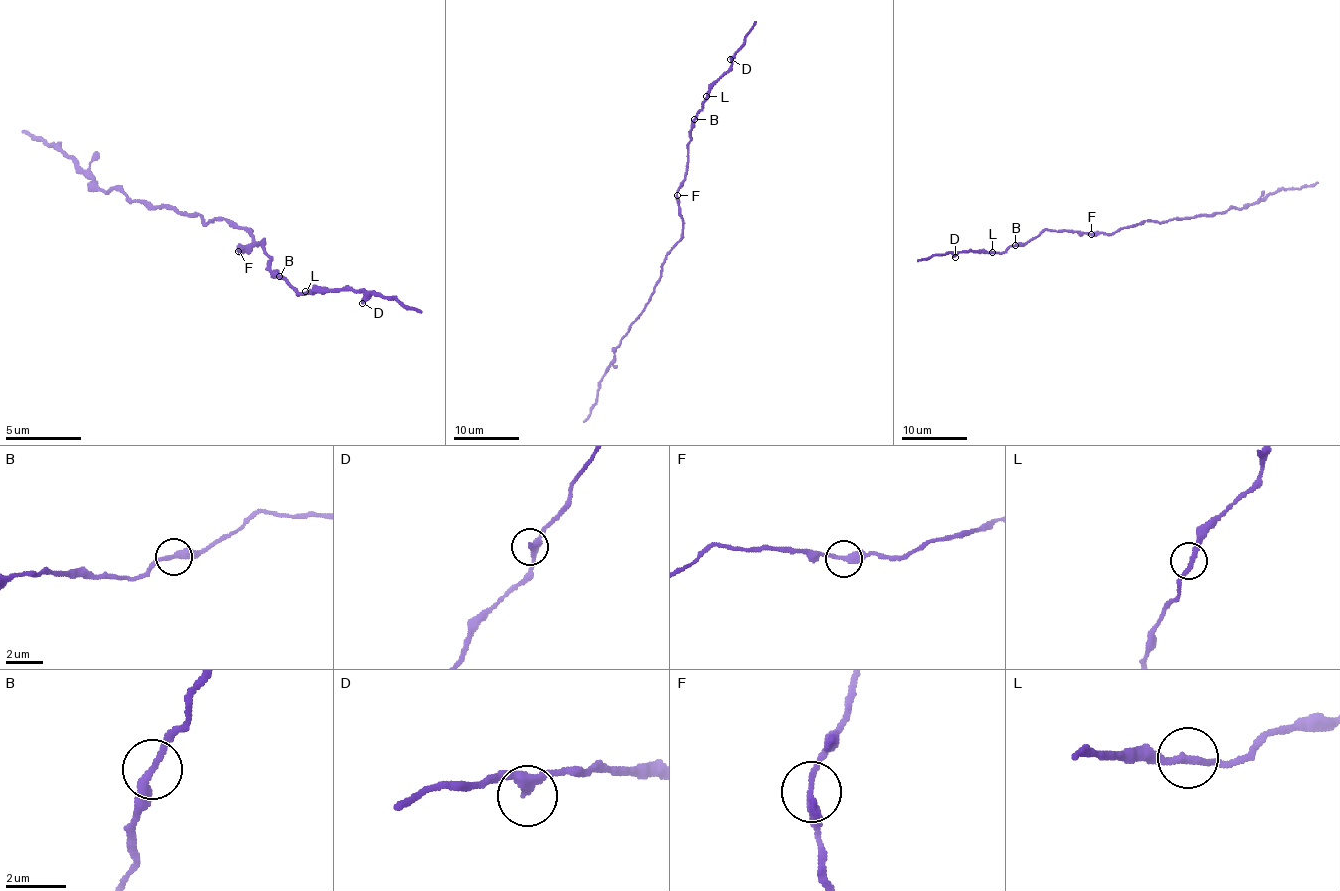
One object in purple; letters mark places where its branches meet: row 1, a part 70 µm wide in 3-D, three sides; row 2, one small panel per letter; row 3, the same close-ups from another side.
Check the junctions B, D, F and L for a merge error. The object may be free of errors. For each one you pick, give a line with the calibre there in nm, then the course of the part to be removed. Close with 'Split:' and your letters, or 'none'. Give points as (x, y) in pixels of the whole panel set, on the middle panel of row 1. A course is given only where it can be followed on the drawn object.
Split: none

